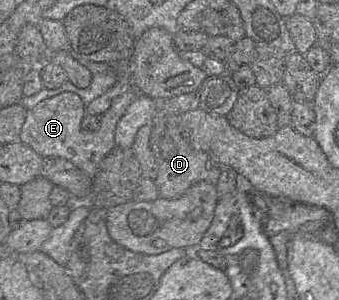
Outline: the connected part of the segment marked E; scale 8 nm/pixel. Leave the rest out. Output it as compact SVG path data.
M133 87L117 97L110 108L101 115L101 125L94 132L86 132L81 123L85 116L86 105L73 92L64 92L45 99L27 111L26 119L19 135L19 141L31 147L43 158L58 157L71 161L88 177L94 178L102 160L115 147L115 130L127 108L137 97Z

